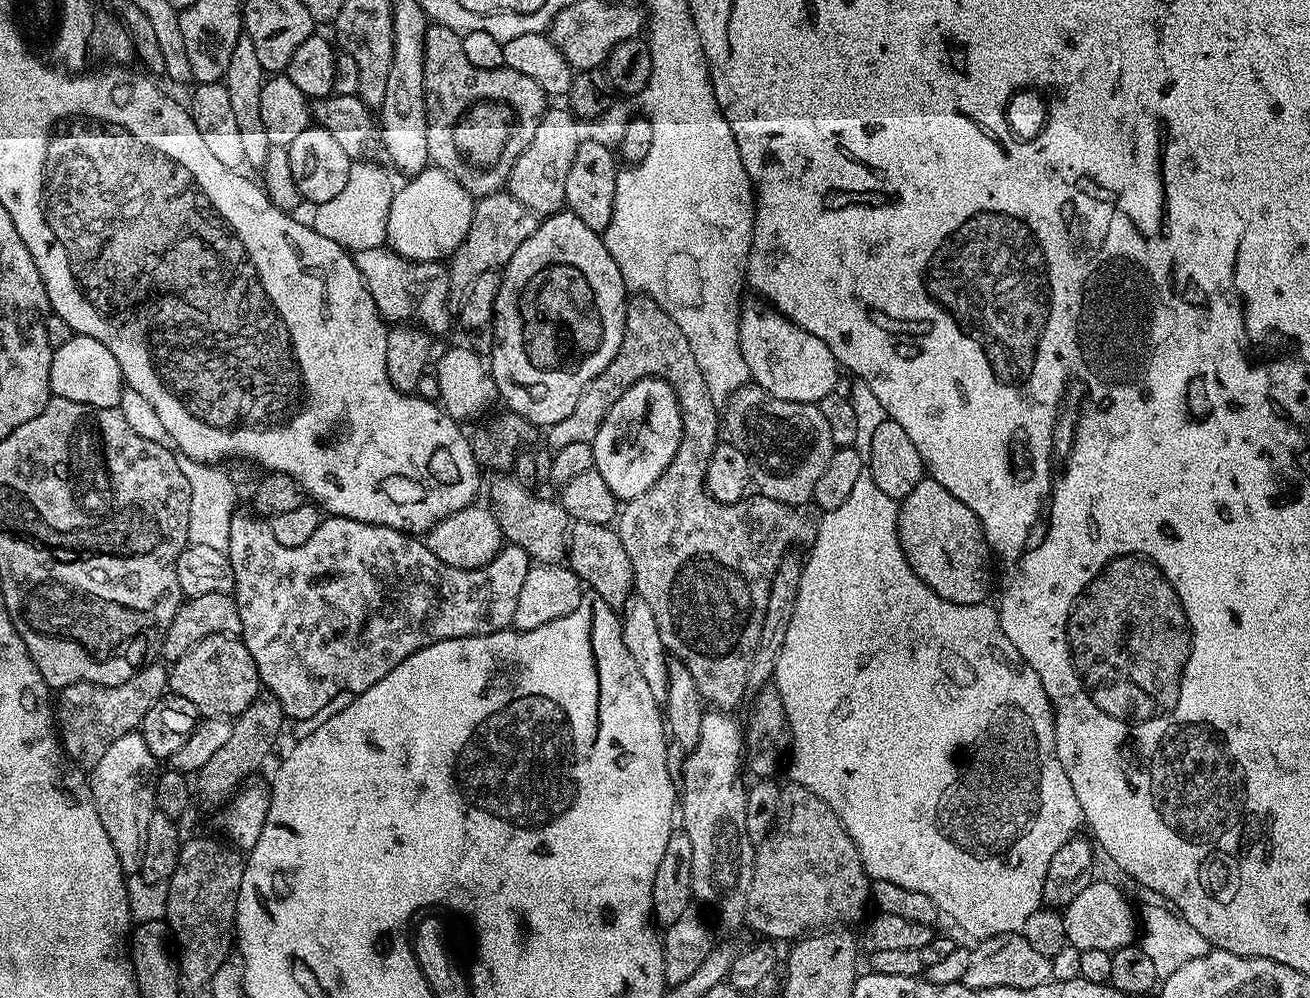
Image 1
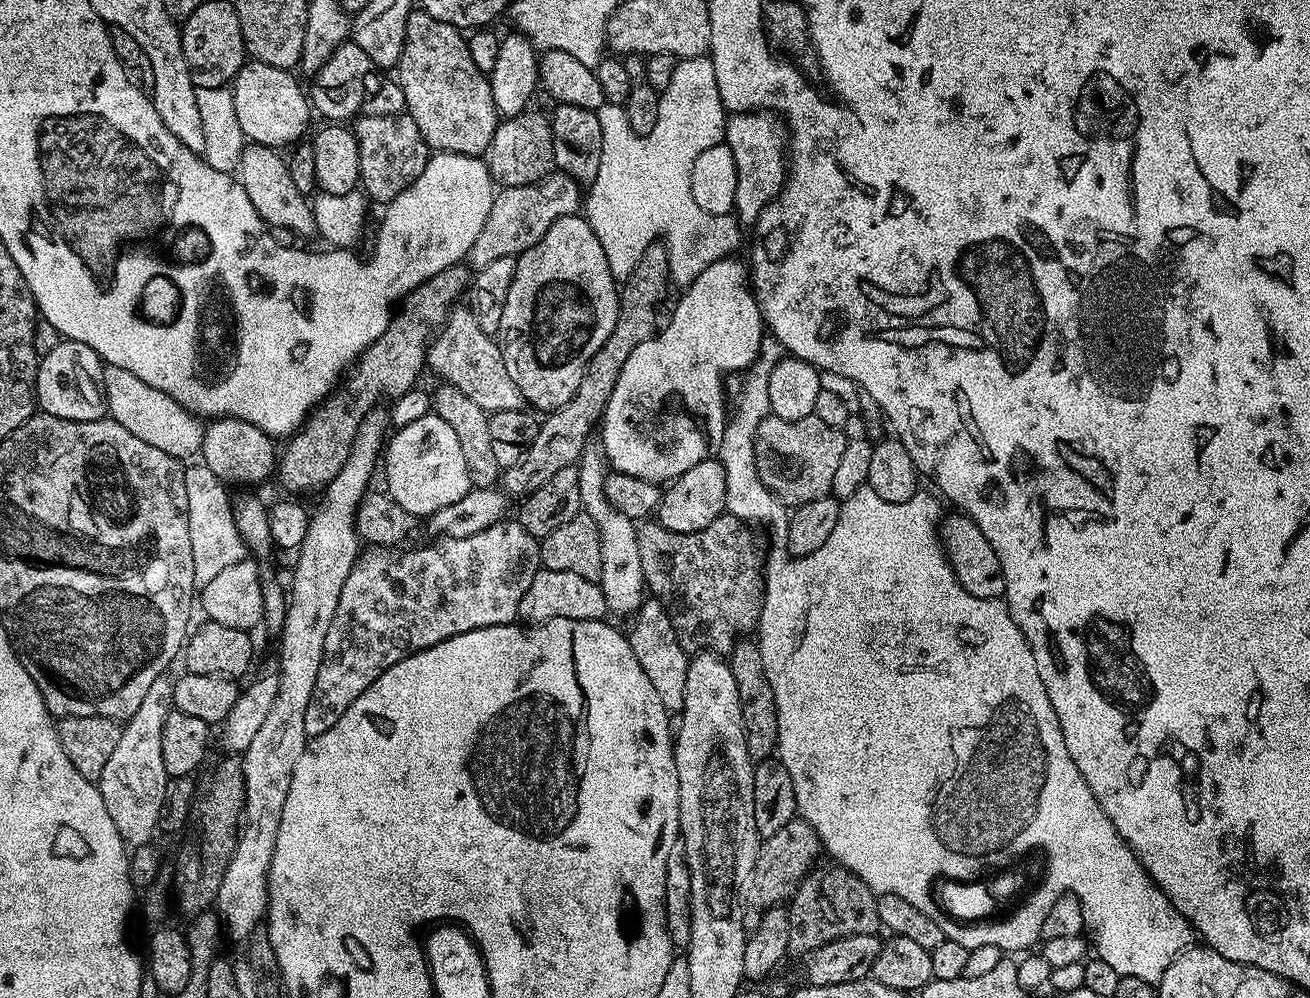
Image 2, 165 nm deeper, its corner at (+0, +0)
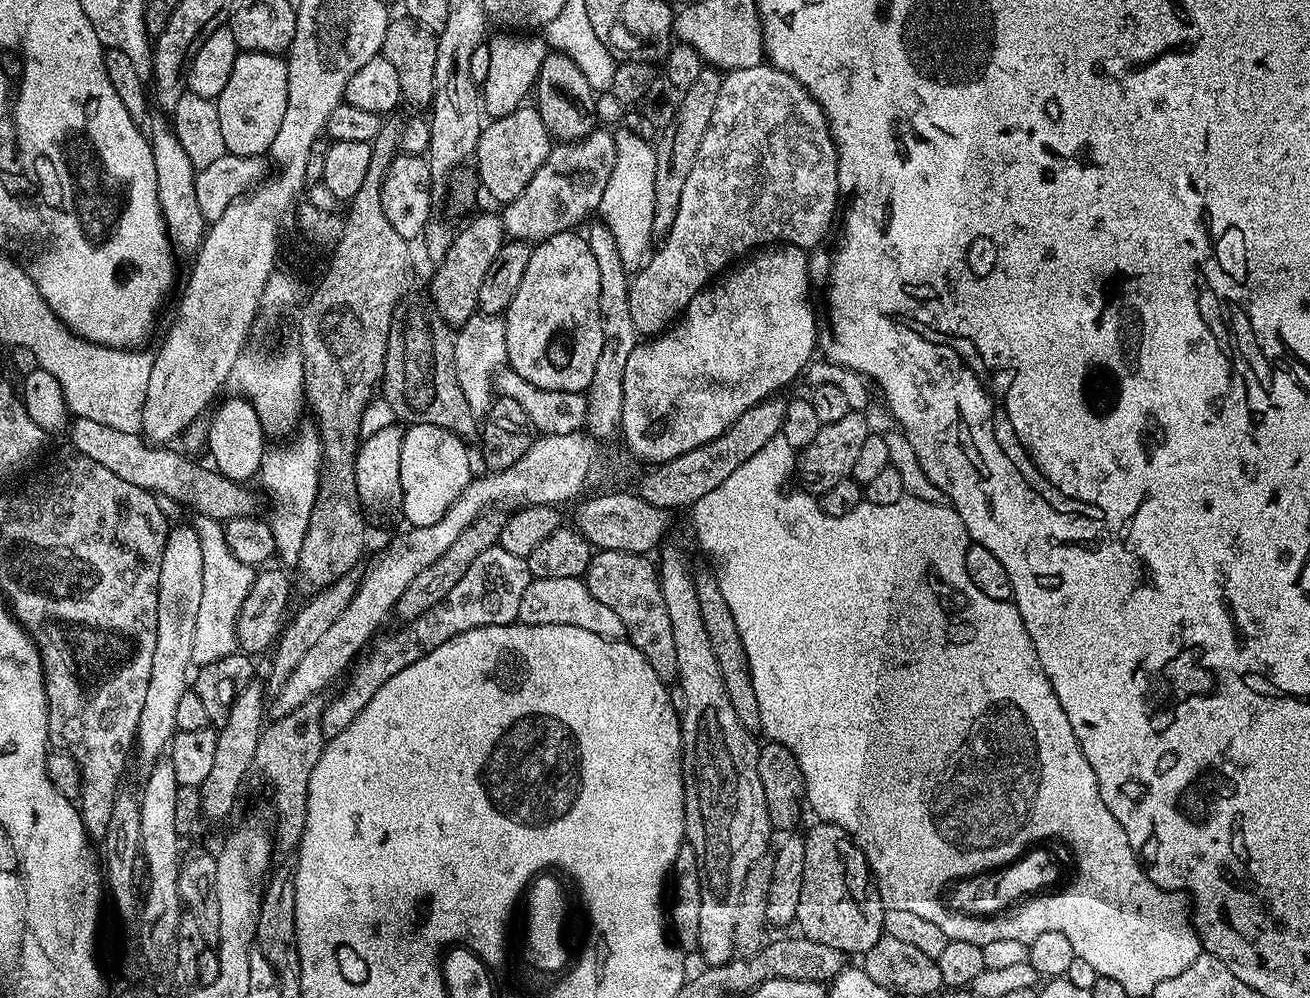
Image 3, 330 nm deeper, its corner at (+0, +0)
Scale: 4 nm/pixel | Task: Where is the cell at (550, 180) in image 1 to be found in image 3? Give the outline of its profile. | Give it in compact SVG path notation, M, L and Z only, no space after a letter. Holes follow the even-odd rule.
M521 106L505 116L492 118L480 129L474 163L480 175L479 185L485 188L501 205L510 203L538 174L554 147L553 137L548 134L546 122L534 106Z

